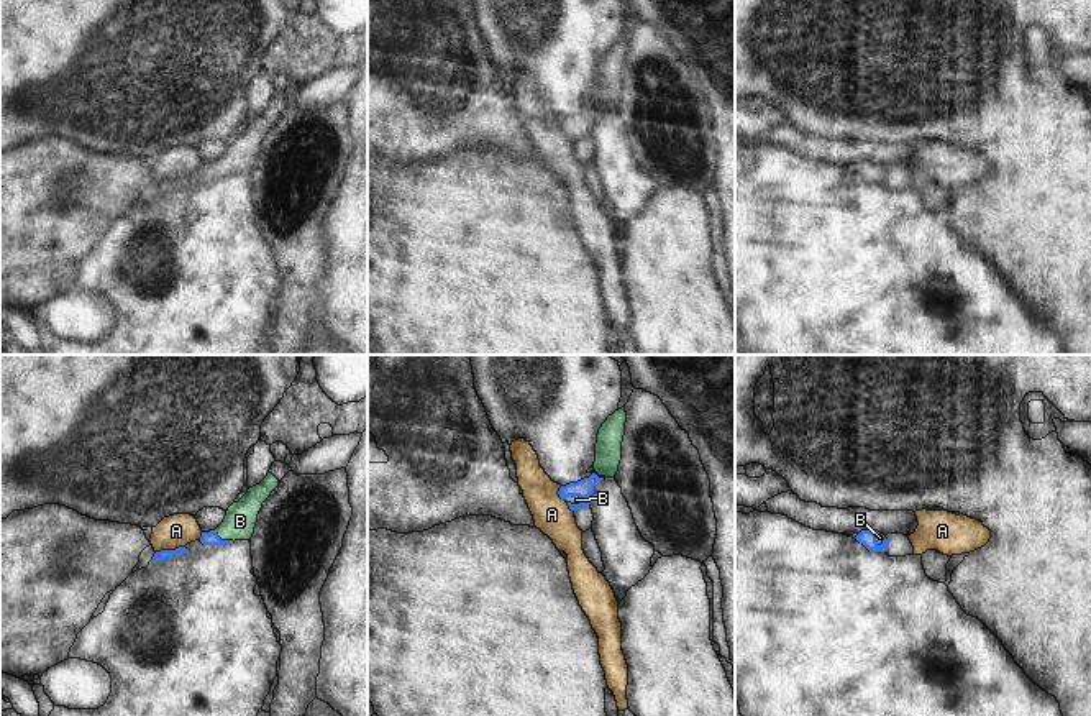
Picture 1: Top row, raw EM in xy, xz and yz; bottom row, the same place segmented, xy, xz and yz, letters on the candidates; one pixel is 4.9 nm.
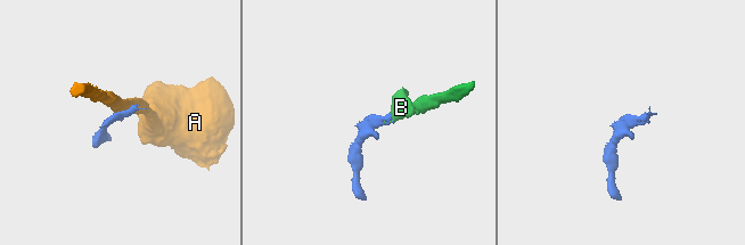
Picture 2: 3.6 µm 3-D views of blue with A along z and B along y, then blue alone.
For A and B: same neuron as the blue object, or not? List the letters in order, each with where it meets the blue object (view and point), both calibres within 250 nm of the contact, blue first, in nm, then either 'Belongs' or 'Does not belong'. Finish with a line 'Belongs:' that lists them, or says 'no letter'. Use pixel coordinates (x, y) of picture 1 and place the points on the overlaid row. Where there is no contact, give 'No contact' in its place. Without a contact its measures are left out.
A: Touches blue at xy (169, 550). Thickness 50 nm (blue) against 160 nm. Does not belong
B: Touches blue at xy (223, 541). Thickness 70 nm (blue) against 160 nm. Belongs
Belongs: B

